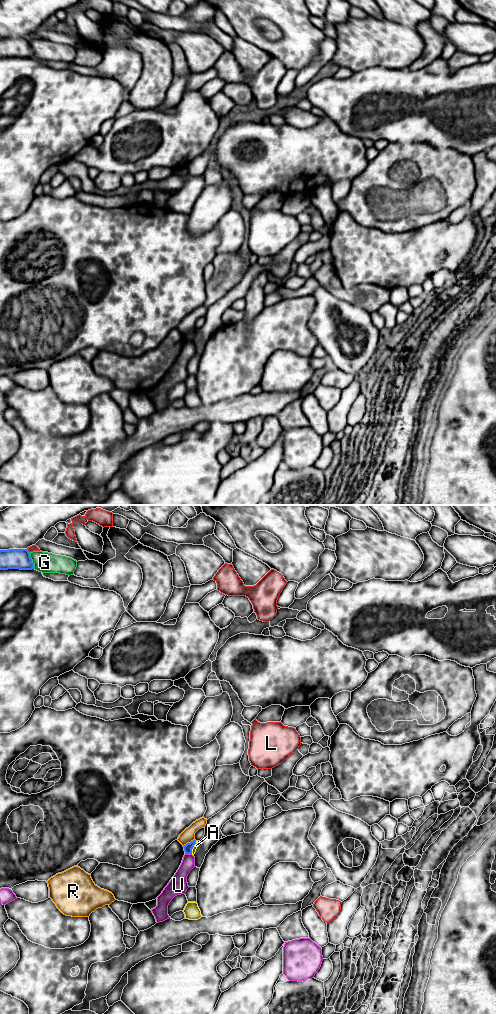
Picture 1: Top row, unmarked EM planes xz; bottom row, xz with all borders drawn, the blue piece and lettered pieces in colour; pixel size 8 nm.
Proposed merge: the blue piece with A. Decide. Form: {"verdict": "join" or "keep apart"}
{"verdict": "keep apart"}

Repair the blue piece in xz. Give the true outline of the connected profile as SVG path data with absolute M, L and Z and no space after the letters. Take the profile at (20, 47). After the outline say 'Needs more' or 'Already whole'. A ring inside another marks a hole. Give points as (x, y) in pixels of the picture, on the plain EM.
M27 37L0 38L0 58L32 58L34 51Z. Already whole

